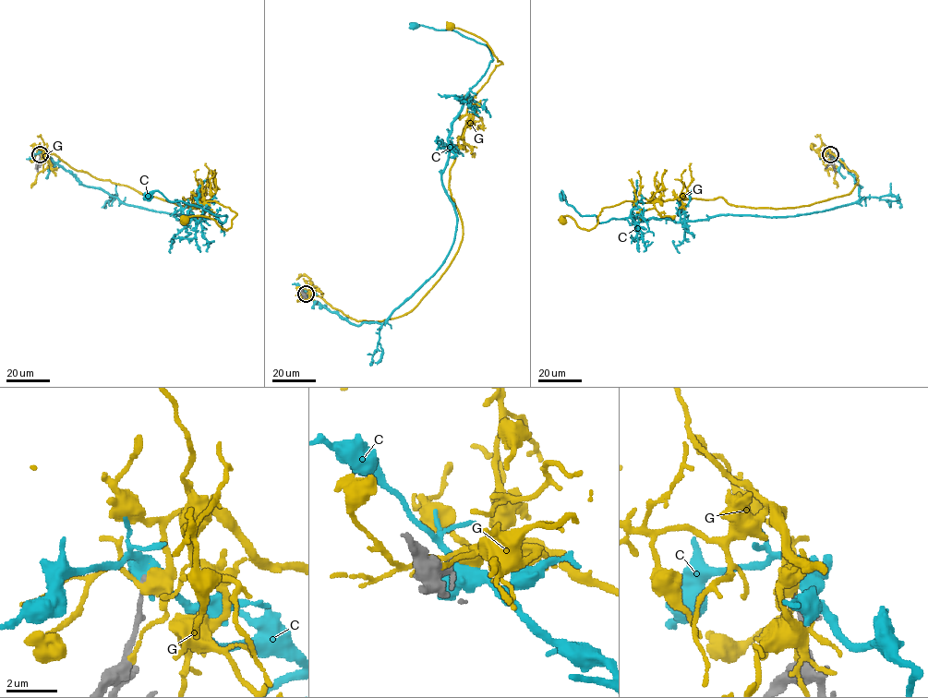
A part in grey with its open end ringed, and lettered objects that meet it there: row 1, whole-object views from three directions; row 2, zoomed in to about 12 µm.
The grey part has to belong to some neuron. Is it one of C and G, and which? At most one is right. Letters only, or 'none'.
none

